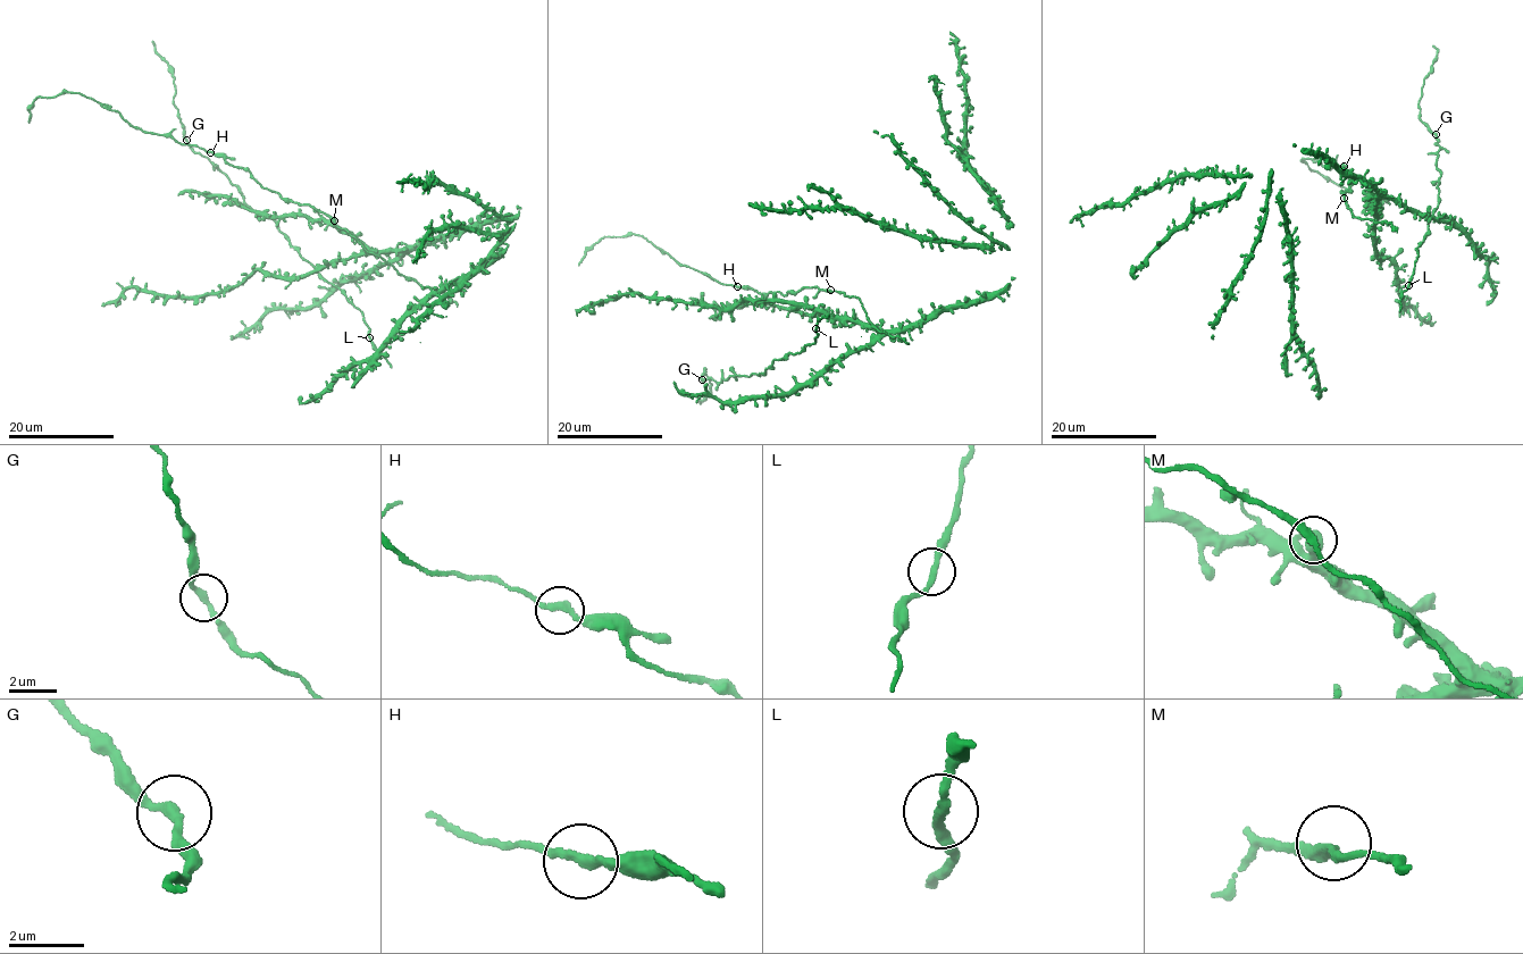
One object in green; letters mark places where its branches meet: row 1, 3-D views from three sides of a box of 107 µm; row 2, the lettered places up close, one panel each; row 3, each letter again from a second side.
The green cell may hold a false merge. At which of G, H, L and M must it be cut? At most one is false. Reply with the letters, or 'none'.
none

